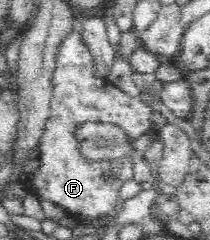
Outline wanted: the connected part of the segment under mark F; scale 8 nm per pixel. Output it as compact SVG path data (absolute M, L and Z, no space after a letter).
M80 29L71 30L57 54L50 113L35 148L39 150L39 162L34 164L34 168L28 168L30 175L23 183L23 188L29 193L51 202L78 222L109 214L116 207L121 186L134 178L133 151L114 159L87 159L75 137L79 126L95 122L112 124L122 130L122 134L128 138L126 144L131 146L135 140L144 138L157 119L156 113L139 97L131 97L107 79L97 78L93 69L91 54L81 42Z

